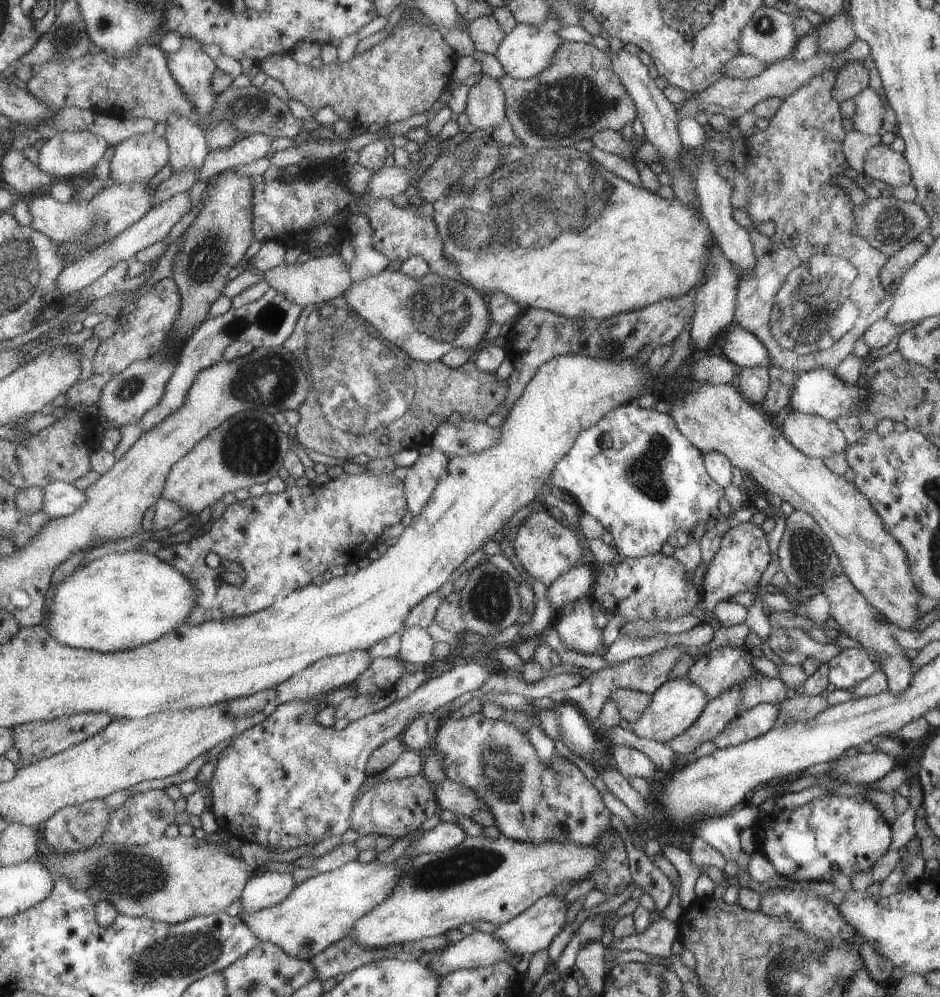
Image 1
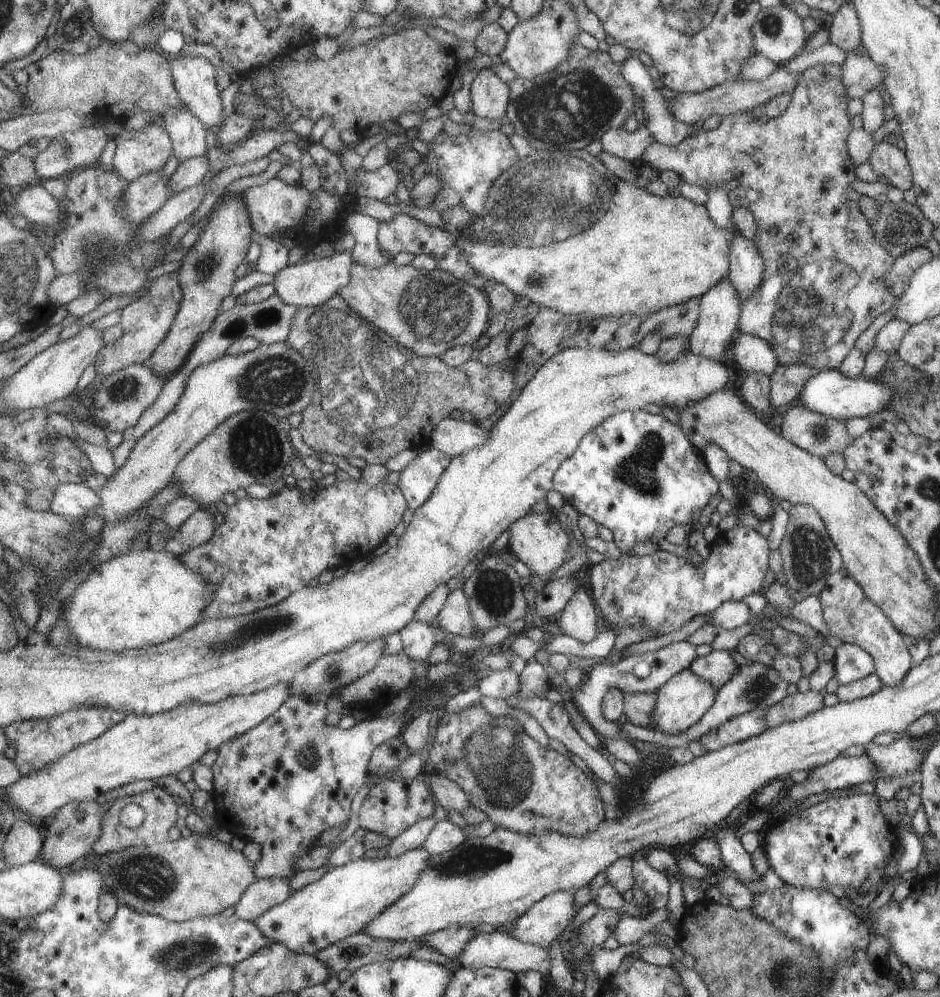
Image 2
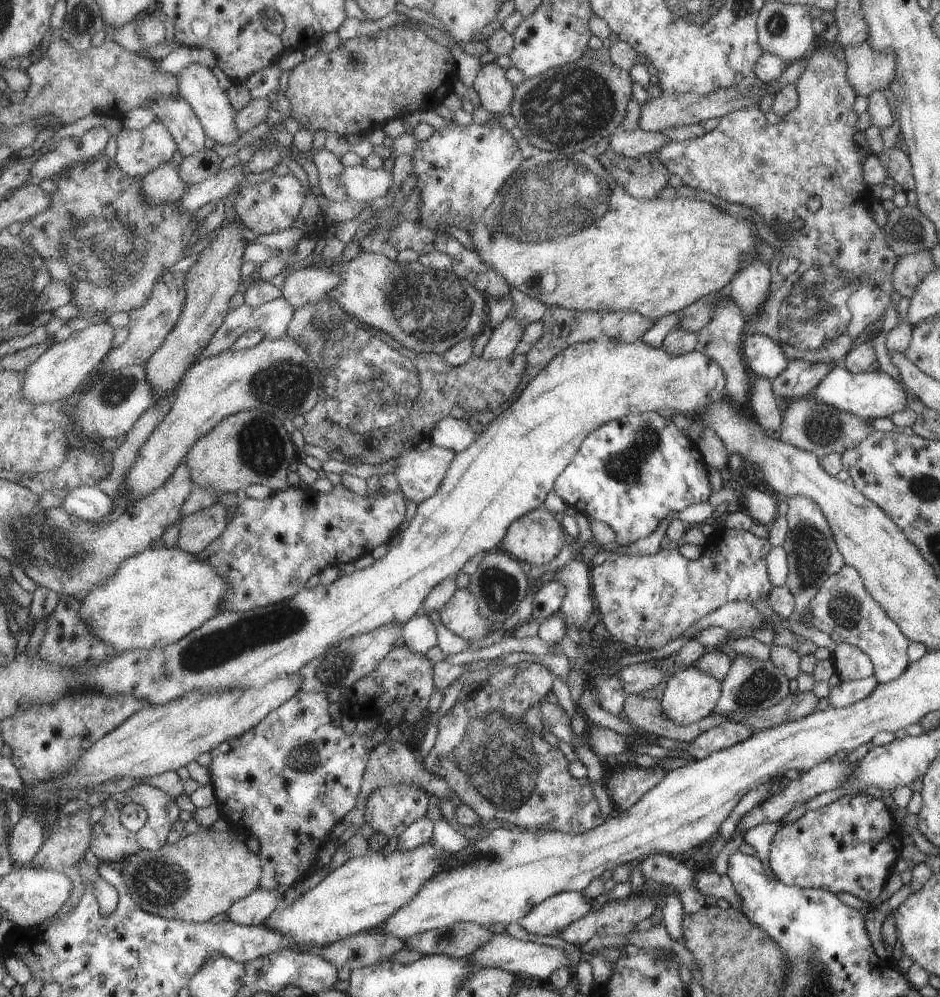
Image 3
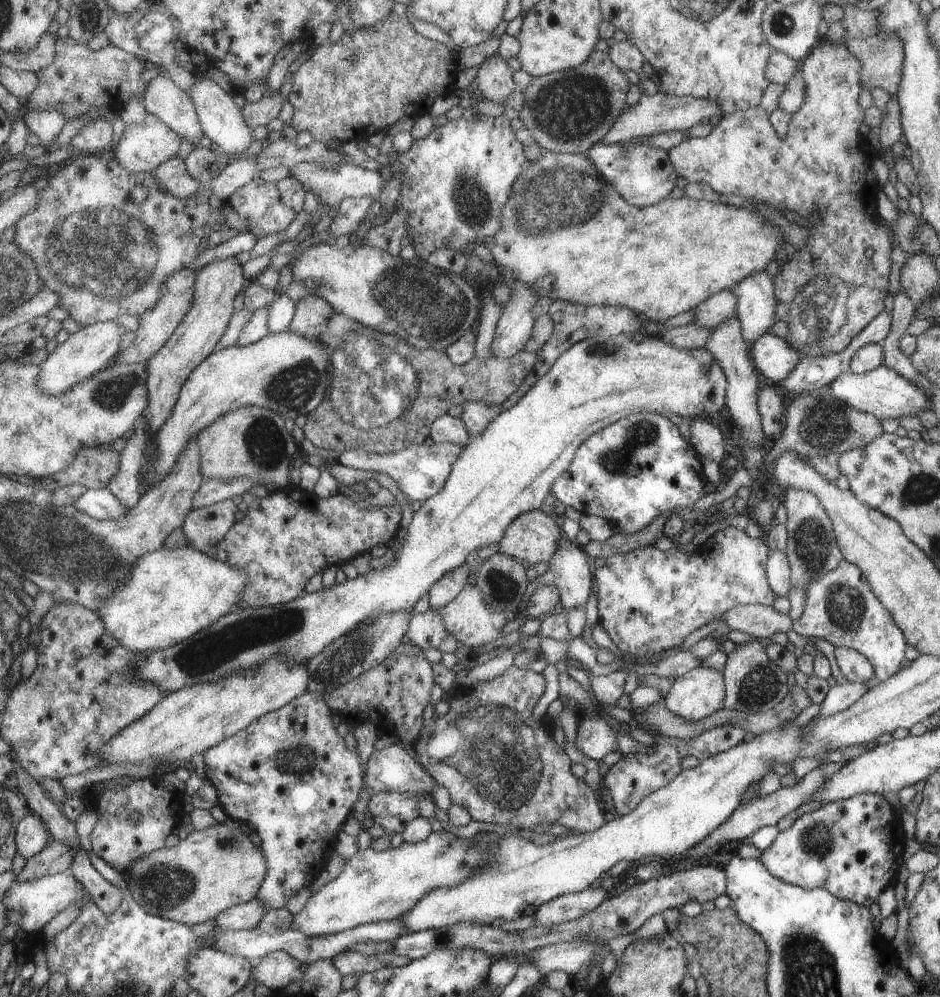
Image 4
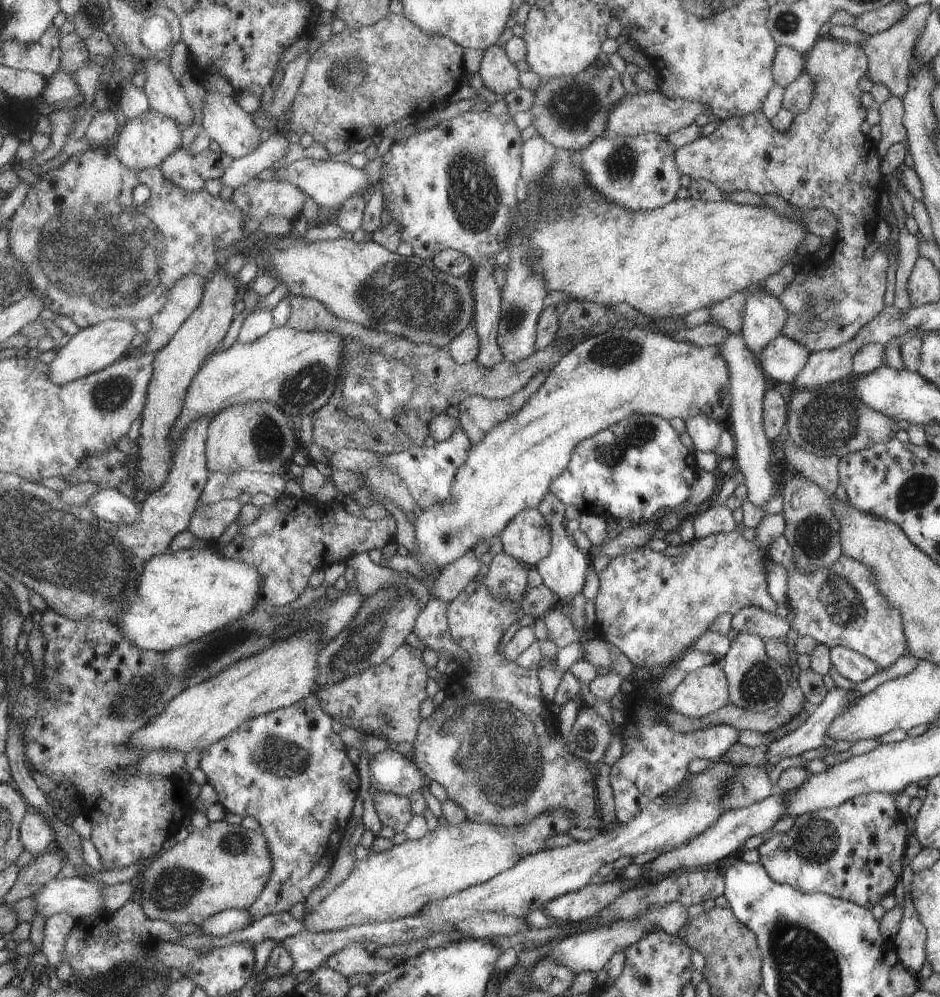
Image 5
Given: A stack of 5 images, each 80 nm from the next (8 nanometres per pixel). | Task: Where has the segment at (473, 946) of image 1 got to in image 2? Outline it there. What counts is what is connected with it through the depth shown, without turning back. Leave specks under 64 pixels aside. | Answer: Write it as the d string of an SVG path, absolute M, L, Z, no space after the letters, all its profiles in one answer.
M480 933L469 940L468 944L459 957L456 958L461 967L468 969L478 969L485 967L497 967L507 969L511 972L527 972L535 970L541 976L545 976L550 971L550 954L548 947L542 947L531 943L520 941L518 938L509 936L509 933Z

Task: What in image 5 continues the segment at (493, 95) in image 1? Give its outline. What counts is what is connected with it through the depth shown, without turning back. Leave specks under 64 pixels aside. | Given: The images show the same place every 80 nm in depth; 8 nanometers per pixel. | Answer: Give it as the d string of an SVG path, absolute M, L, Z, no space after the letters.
M493 45L483 50L478 68L483 83L482 88L485 87L491 92L499 94L507 94L510 90L518 87L519 72L507 60L507 57L503 46Z

